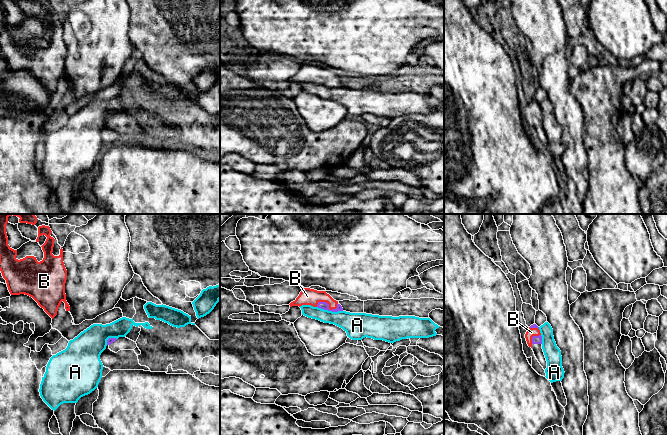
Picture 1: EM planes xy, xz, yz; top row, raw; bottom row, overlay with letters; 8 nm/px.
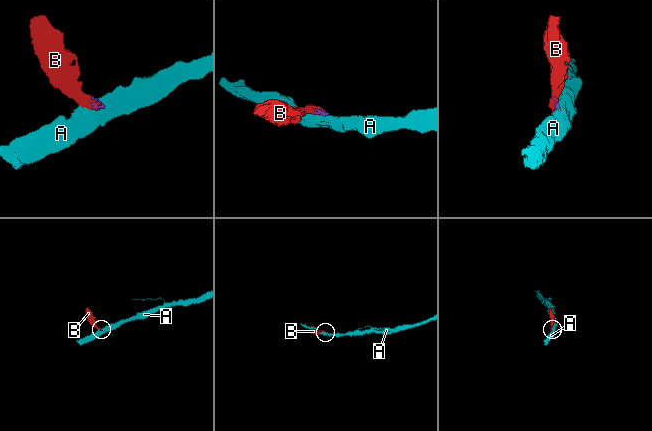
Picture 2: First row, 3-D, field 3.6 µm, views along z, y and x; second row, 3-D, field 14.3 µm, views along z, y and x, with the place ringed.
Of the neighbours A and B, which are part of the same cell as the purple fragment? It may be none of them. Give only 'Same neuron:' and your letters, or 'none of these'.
Same neuron: B

